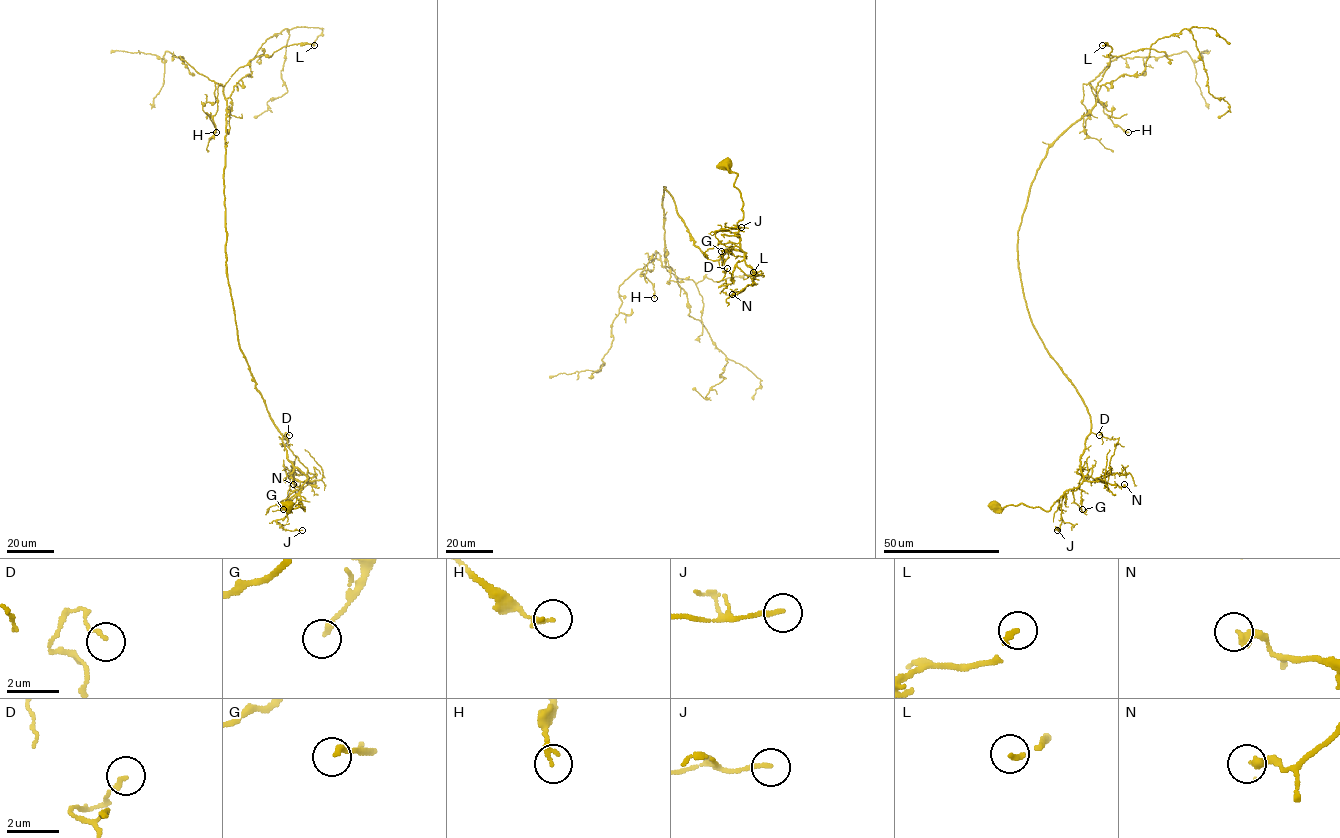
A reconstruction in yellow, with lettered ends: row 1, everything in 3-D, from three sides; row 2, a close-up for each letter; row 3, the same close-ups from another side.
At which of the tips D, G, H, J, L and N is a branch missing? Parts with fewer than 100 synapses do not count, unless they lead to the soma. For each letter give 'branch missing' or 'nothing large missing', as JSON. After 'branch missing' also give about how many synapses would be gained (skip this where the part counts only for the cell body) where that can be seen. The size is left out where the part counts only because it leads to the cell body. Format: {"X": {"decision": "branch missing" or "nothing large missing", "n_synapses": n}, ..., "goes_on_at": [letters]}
{"D": {"decision": "nothing large missing"}, "G": {"decision": "nothing large missing"}, "H": {"decision": "nothing large missing"}, "J": {"decision": "nothing large missing"}, "L": {"decision": "nothing large missing"}, "N": {"decision": "nothing large missing"}, "goes_on_at": []}

